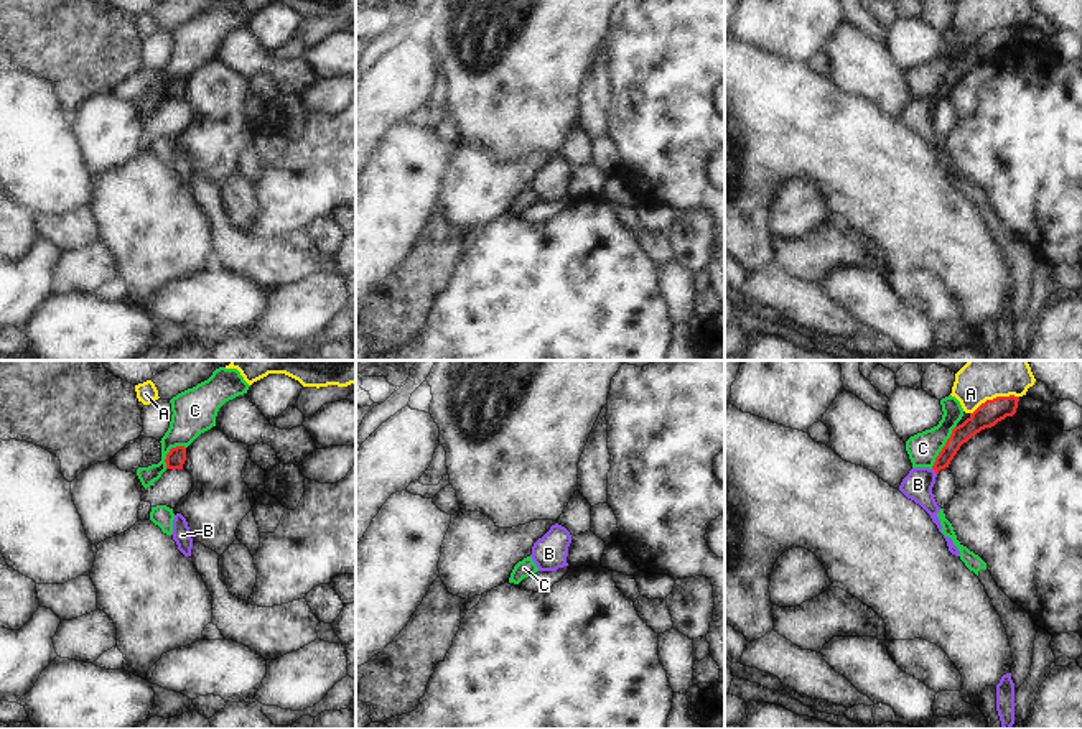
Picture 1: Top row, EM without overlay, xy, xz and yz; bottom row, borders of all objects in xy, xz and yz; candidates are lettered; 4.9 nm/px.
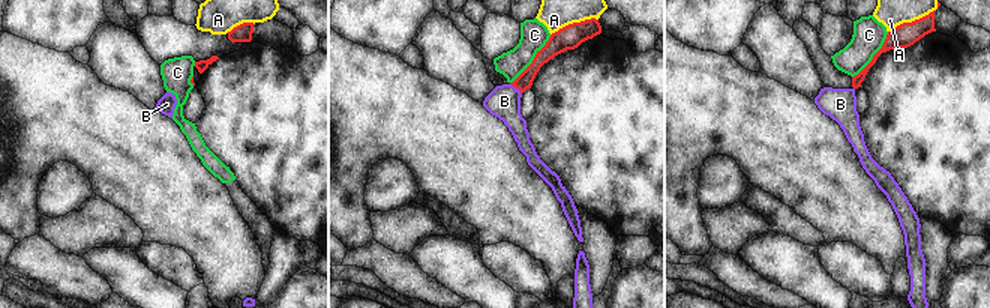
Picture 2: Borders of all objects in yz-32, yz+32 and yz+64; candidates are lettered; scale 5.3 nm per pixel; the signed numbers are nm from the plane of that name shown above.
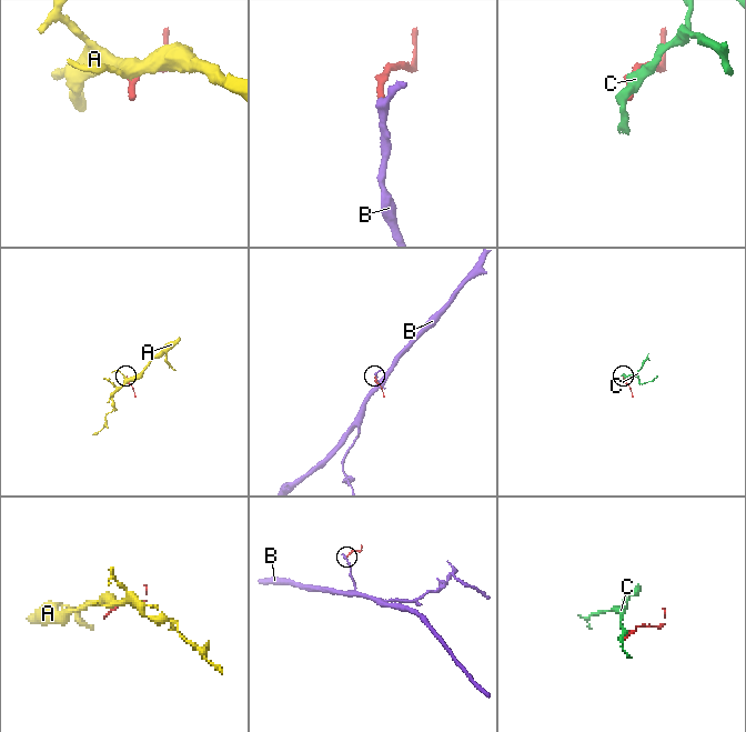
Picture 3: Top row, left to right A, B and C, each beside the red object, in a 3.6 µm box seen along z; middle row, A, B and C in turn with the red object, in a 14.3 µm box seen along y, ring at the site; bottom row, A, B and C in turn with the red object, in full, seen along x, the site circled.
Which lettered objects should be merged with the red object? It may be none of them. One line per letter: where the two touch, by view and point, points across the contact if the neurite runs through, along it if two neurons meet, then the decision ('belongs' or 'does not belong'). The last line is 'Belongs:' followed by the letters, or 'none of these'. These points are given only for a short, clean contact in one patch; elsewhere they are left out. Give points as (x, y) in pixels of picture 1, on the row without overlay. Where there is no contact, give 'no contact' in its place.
A: yz (993, 30) | along yz (1018, 27), (987, 30), (970, 45) | does not belong
B: yz (934, 101) | across yz (962, 65), (934, 101), (918, 116) | belongs
C: yz (944, 78) | along yz (956, 56), (931, 99) | does not belong
Belongs: B

